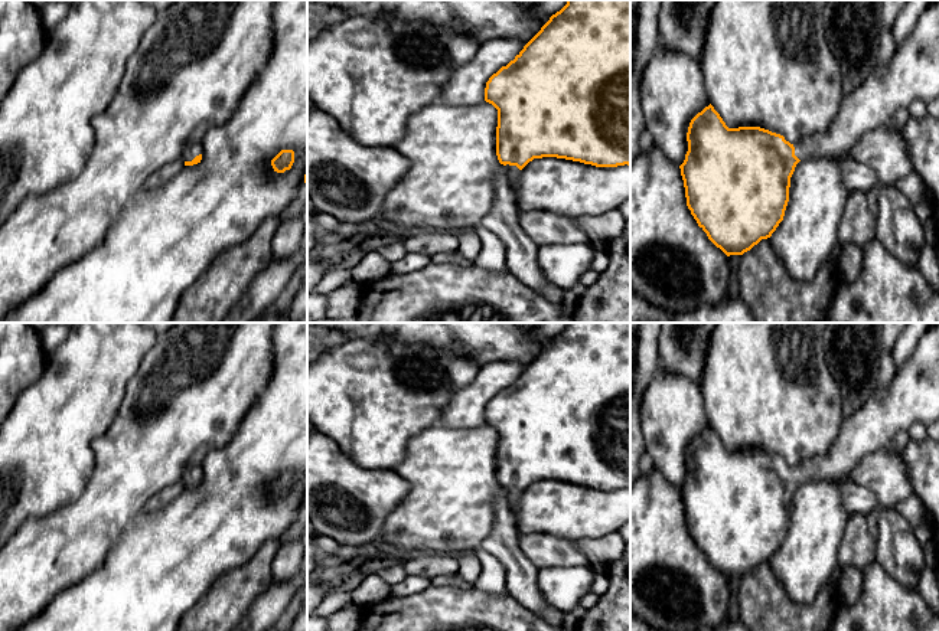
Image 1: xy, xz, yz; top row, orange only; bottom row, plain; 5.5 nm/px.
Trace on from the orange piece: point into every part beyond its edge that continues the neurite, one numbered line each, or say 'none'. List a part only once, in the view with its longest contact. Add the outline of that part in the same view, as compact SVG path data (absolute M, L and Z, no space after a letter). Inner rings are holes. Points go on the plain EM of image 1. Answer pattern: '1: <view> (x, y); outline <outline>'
1: xy (192, 473); outline M193 465L193 467L189 467L188 470L185 470L180 481L183 484L192 484L196 478L199 478L202 475L203 475L202 467Z

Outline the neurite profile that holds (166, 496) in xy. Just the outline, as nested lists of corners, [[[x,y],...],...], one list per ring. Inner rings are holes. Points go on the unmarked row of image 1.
[[[177,481],[170,487],[163,488],[149,500],[149,503],[144,506],[144,511],[156,513],[167,507],[183,490],[185,484],[182,481]]]

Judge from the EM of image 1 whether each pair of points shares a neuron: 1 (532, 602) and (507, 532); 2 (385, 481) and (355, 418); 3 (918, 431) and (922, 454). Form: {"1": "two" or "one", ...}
{"1": "one", "2": "two", "3": "two"}

